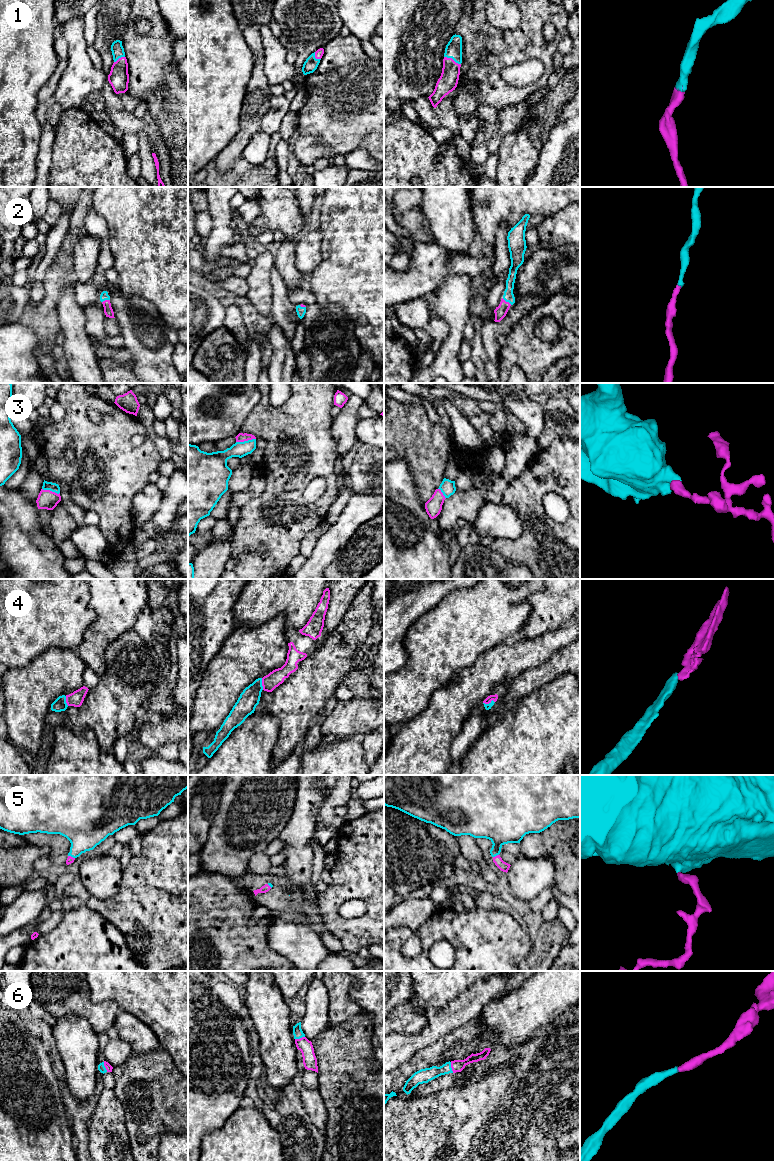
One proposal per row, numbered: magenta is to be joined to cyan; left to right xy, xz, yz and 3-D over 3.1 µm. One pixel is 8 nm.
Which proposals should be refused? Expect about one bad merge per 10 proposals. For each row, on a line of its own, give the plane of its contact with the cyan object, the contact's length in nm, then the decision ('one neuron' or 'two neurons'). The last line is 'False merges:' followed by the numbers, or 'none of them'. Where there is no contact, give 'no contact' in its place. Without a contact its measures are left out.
1: yz | 150 nm | one neuron
2: yz | 90 nm | one neuron
3: xz | 160 nm | one neuron
4: xz | 100 nm | one neuron
5: yz | 50 nm | one neuron
6: yz | 90 nm | one neuron
False merges: none of them

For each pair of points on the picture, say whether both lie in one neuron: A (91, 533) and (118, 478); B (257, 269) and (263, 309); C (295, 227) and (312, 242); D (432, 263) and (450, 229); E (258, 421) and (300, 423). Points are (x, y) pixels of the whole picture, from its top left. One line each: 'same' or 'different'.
A: different
B: same
C: different
D: different
E: same

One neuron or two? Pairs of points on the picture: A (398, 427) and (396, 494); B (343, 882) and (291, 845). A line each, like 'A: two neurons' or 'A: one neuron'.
A: two neurons
B: two neurons

